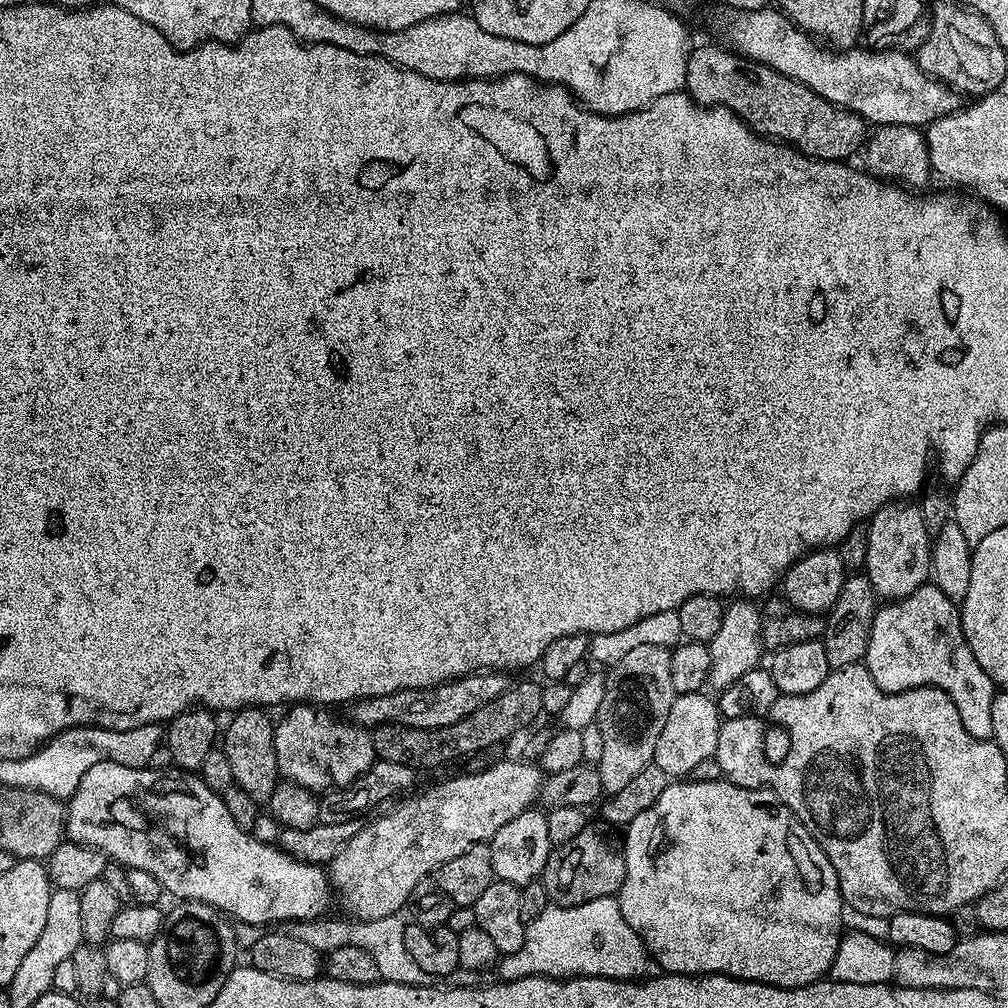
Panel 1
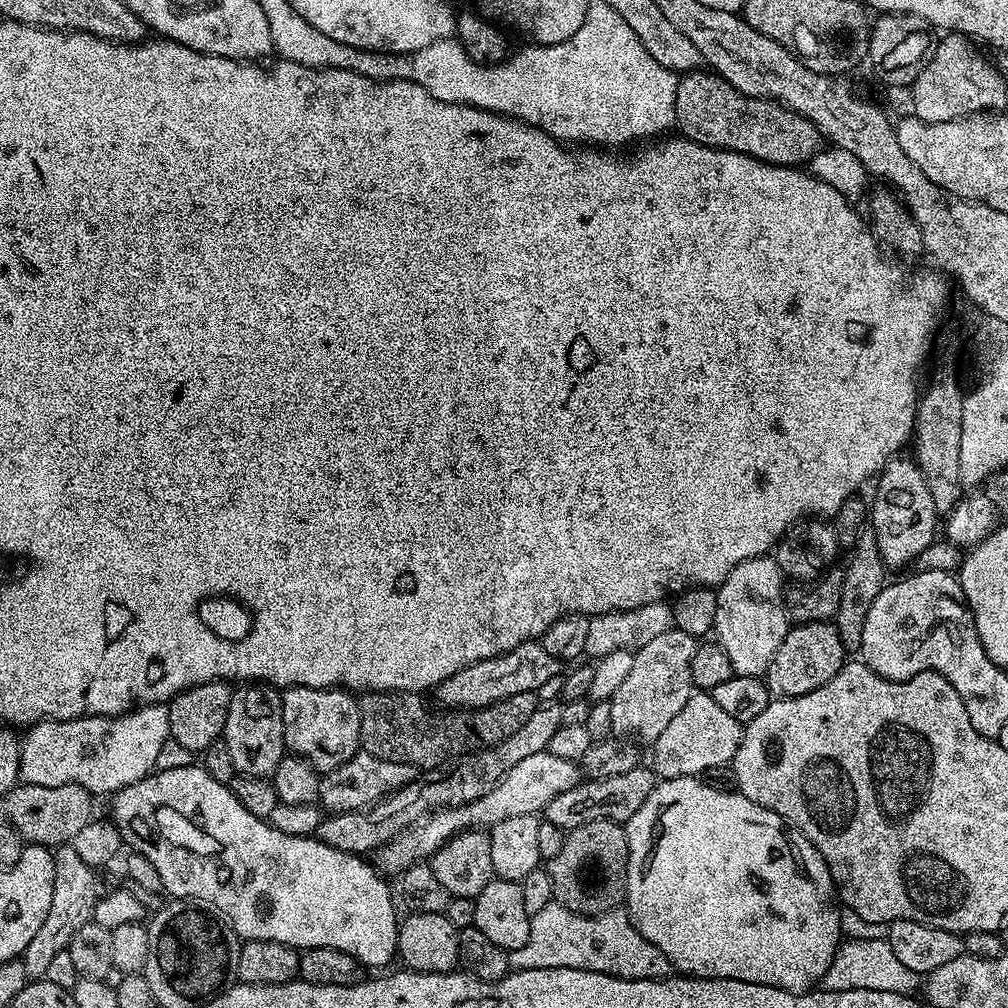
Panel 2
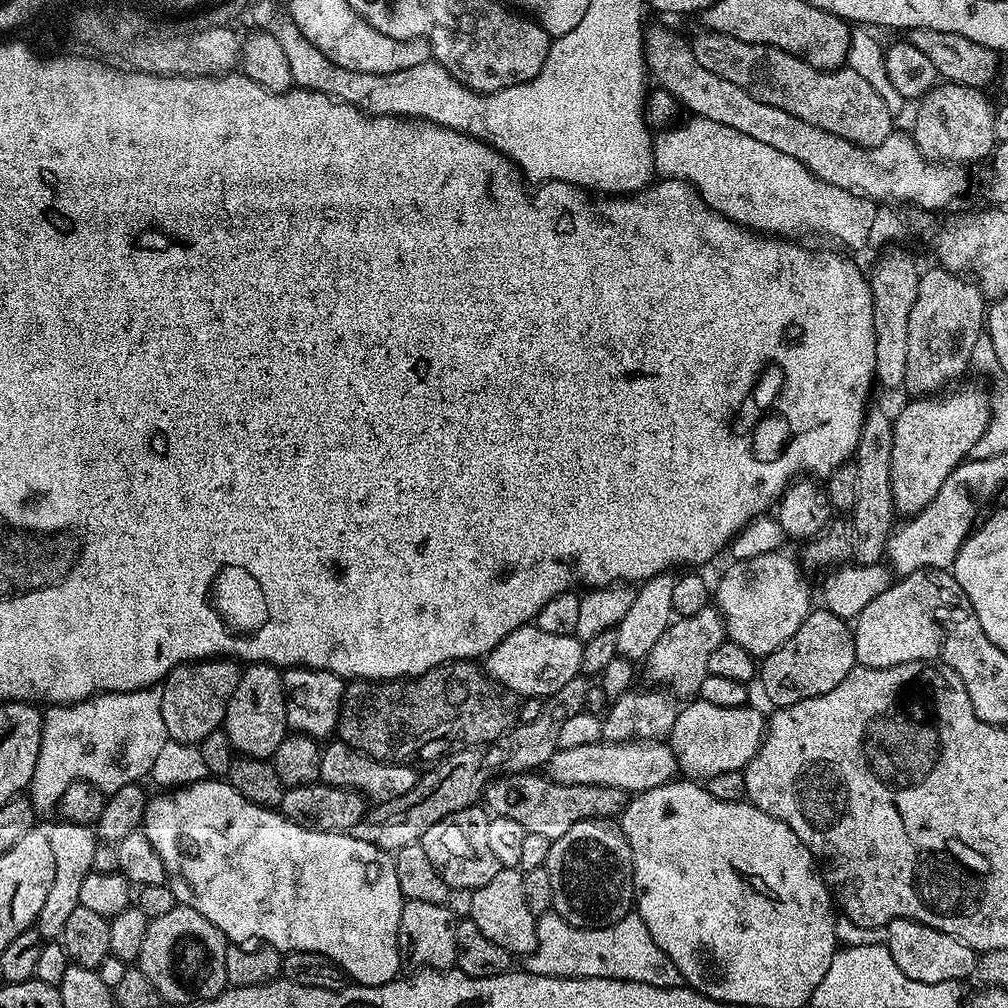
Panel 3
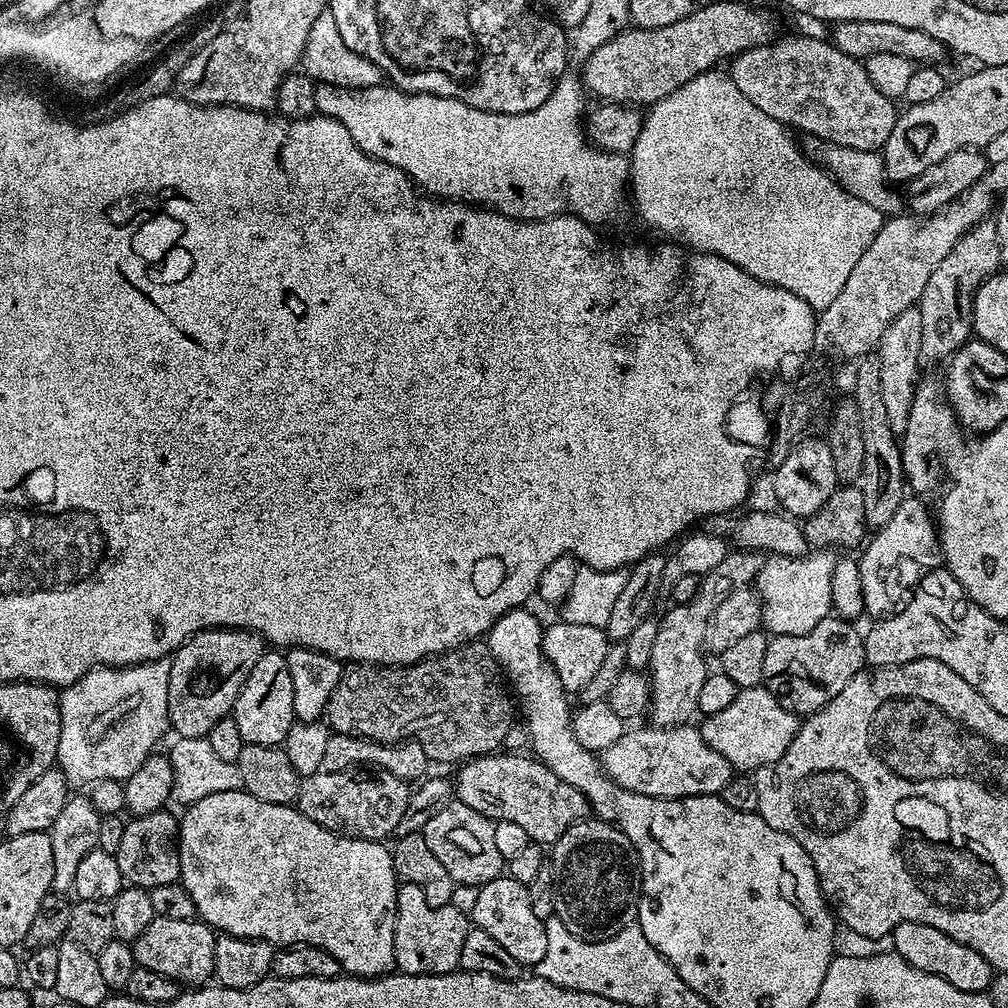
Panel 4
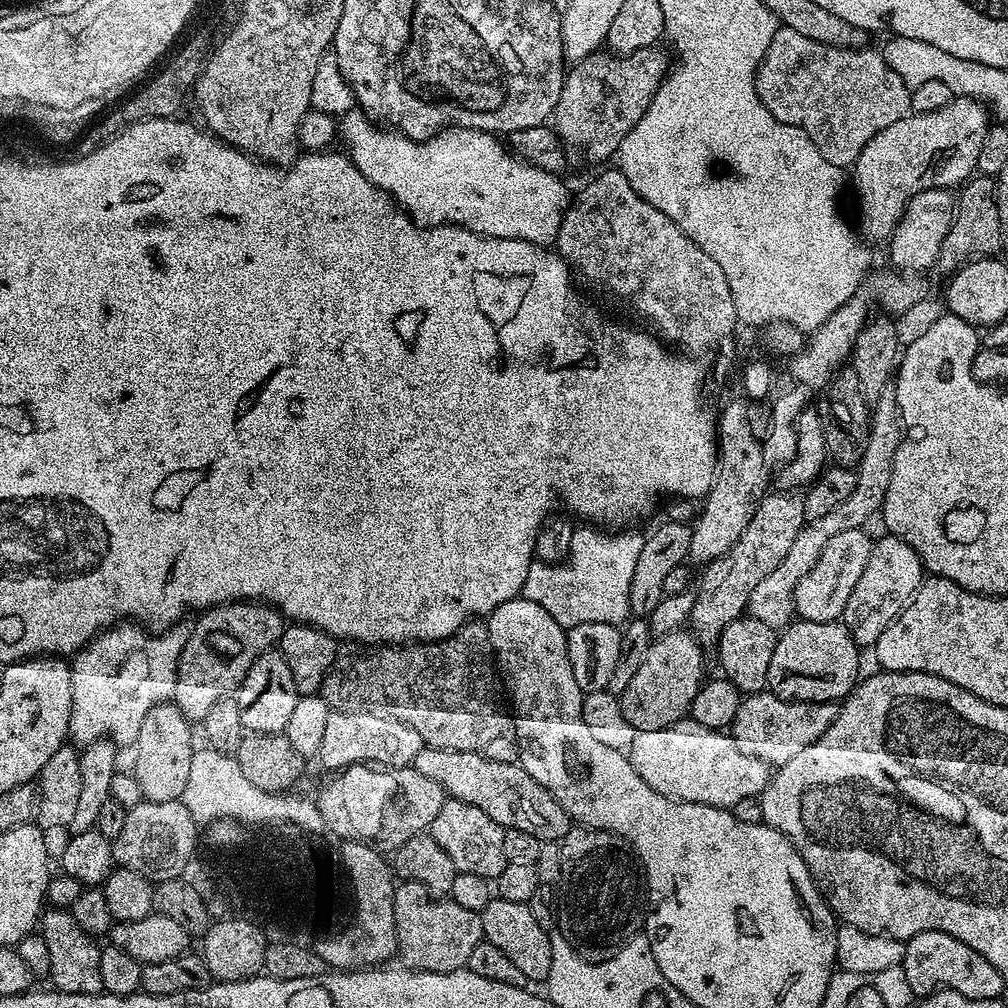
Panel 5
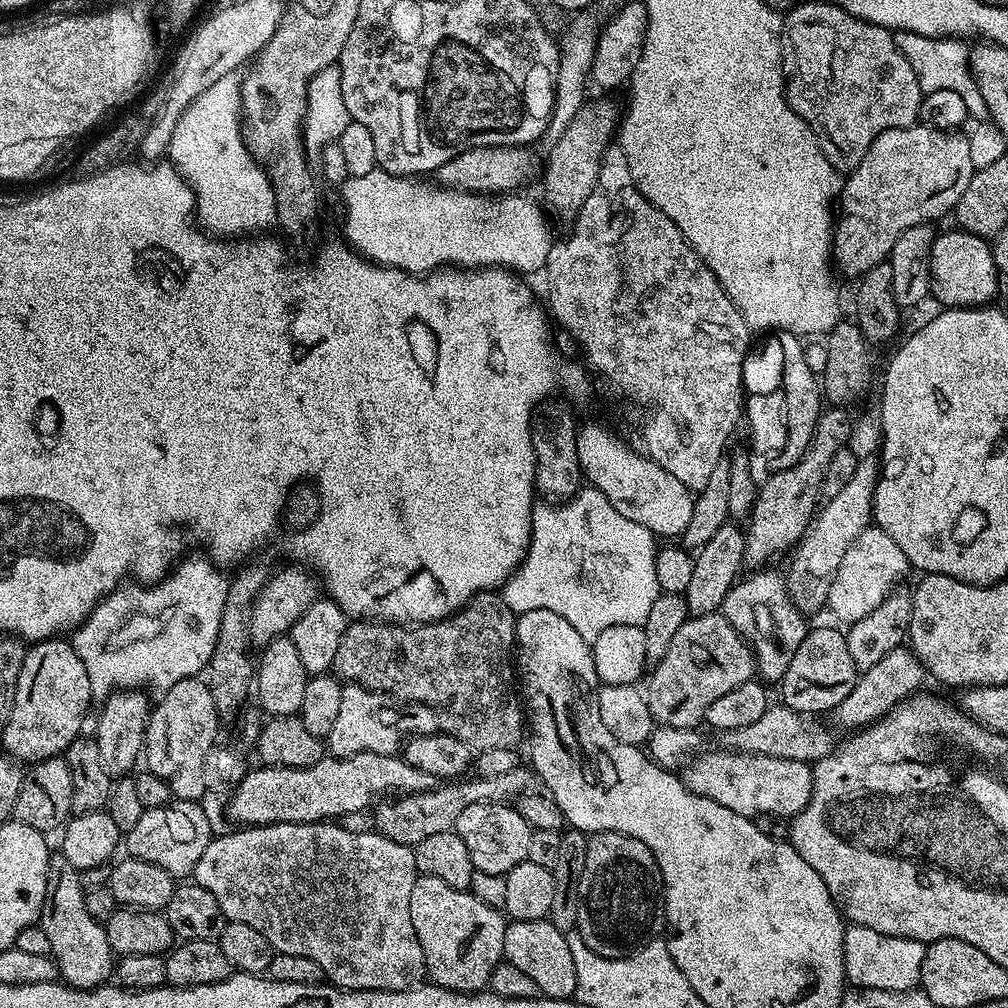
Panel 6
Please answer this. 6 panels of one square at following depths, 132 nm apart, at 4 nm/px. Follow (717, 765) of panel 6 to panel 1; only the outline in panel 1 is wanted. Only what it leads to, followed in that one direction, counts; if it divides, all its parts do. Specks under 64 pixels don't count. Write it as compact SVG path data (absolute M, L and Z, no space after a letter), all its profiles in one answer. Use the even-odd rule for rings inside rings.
M500 760L481 772L452 776L426 789L421 796L401 799L392 806L397 808L387 809L385 816L369 819L365 828L357 827L354 838L338 850L326 868L335 899L336 896L340 899L353 921L397 915L399 908L403 909L411 900L418 882L429 879L436 869L470 850L470 846L488 844L506 822L537 803L546 776L532 764L524 760Z

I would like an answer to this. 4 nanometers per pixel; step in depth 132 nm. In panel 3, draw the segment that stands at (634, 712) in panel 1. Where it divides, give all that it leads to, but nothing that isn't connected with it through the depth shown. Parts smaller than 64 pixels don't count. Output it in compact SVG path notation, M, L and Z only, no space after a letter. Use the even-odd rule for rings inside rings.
M709 606L694 616L673 619L672 625L654 642L650 654L646 658L648 676L653 685L670 686L677 697L692 698L699 693L702 682L708 675L710 654L718 650L718 646L726 639L724 618L719 608Z

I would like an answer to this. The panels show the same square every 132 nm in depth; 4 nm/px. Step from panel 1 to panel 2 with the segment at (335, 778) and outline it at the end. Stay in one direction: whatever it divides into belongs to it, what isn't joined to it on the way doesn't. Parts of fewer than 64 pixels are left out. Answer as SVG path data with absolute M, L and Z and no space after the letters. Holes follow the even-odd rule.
M294 686L283 689L280 701L285 749L291 755L311 762L317 772L323 774L334 770L342 766L342 762L350 762L350 758L361 751L360 701L351 691Z

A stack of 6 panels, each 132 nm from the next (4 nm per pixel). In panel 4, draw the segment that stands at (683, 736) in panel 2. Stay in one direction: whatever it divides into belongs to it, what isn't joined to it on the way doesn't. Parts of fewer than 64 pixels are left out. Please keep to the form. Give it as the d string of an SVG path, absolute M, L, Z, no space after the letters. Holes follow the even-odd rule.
M763 686L739 689L730 706L718 710L718 714L704 716L702 722L699 730L704 741L718 750L718 754L722 754L722 758L736 770L755 770L770 762L778 762L778 758L786 754L790 742L794 742L801 726L797 713L786 710L771 690Z

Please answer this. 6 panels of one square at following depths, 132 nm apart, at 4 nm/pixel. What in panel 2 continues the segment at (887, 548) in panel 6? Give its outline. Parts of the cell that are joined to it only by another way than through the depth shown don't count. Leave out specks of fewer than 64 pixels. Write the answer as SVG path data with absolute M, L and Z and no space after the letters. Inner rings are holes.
M771 555L744 560L715 589L718 610L714 640L726 650L730 666L737 676L759 676L767 673L774 650L782 646L790 621L784 608L786 577Z

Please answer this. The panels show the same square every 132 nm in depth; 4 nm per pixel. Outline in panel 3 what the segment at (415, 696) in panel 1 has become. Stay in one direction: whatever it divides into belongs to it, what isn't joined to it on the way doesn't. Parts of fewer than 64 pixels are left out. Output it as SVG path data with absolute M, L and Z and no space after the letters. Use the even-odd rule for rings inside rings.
M523 624L514 630L494 650L483 657L482 667L490 678L517 697L551 698L574 677L581 675L584 645L576 635L546 634L537 624Z

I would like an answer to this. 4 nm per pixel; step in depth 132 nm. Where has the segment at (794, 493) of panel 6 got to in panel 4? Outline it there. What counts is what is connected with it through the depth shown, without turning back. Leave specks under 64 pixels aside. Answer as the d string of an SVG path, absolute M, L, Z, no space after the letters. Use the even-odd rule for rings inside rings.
M730 550L714 570L700 576L698 594L694 594L690 602L672 604L669 612L659 617L658 638L654 638L654 650L650 650L646 669L652 686L650 717L655 727L677 728L679 724L688 724L692 715L697 715L698 693L702 691L702 682L706 682L710 671L710 665L704 661L706 626L714 610L718 610L733 588L748 586L755 581L764 561L765 557L759 552Z

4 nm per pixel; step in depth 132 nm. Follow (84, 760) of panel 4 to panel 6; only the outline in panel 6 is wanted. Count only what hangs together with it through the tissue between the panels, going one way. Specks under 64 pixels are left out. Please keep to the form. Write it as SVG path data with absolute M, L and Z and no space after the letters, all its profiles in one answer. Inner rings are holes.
M181 559L163 580L147 586L140 582L121 584L105 596L80 627L71 633L72 649L78 658L82 658L82 666L86 666L93 697L107 698L117 690L144 690L147 684L163 690L183 680L199 677L207 669L218 642L222 606L226 606L230 580L220 573L223 571L211 559L188 559Z

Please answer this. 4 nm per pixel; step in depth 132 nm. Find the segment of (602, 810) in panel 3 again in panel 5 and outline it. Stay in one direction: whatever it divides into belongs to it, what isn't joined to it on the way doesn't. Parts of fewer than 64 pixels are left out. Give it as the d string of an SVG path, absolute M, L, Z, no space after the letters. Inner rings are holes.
M425 747L418 750L418 758L414 758L412 767L418 770L426 778L438 782L442 786L445 797L453 800L461 800L467 804L478 806L482 814L490 814L494 822L498 822L501 828L513 828L514 830L526 830L526 834L534 834L534 838L540 841L554 840L563 841L564 835L570 827L570 817L566 809L542 786L542 782L534 782L530 774L520 763L491 761L483 752L463 752L462 750L442 750L441 748Z

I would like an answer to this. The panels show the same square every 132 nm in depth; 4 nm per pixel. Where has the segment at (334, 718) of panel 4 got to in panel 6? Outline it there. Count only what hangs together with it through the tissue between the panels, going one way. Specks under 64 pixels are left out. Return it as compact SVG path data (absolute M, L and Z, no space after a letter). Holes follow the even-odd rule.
M495 591L479 592L472 597L463 608L459 608L455 614L446 617L444 620L435 620L433 624L418 624L415 626L405 626L402 624L385 624L375 620L357 619L349 623L347 630L342 634L342 642L338 642L338 654L334 654L332 672L341 681L349 684L361 684L364 688L369 688L375 692L384 692L397 702L407 702L409 704L425 704L436 712L436 717L440 720L440 728L447 732L449 736L458 738L465 746L472 750L485 748L504 747L515 749L519 740L526 732L526 716L522 711L521 701L518 699L517 689L514 687L514 649L516 646L516 616L505 606L503 599Z

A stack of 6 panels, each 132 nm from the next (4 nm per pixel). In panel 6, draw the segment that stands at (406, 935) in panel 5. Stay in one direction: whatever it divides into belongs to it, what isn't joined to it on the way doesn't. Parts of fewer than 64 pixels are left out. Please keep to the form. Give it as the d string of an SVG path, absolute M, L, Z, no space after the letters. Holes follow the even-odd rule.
M420 874L413 879L412 889L410 890L410 926L414 928L416 942L421 950L423 971L425 973L428 971L427 979L431 981L431 983L437 984L438 987L445 988L451 992L473 993L488 988L489 974L492 973L496 964L501 963L504 955L504 929L506 927L506 920L499 907L487 905L486 902L480 901L479 898L474 896L471 891L462 888L455 888L454 886L446 886L446 882L442 882L442 878L434 878L433 876Z

